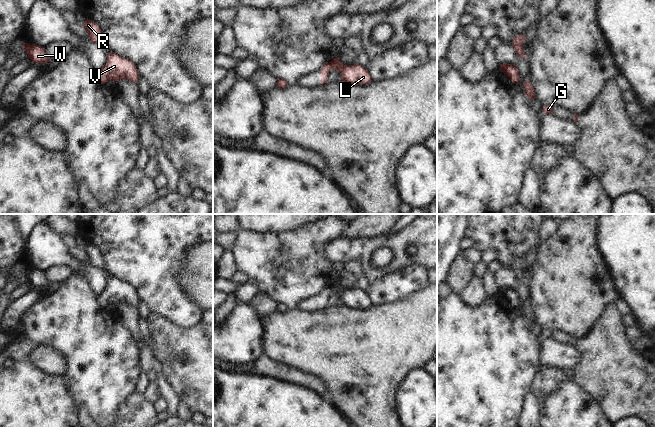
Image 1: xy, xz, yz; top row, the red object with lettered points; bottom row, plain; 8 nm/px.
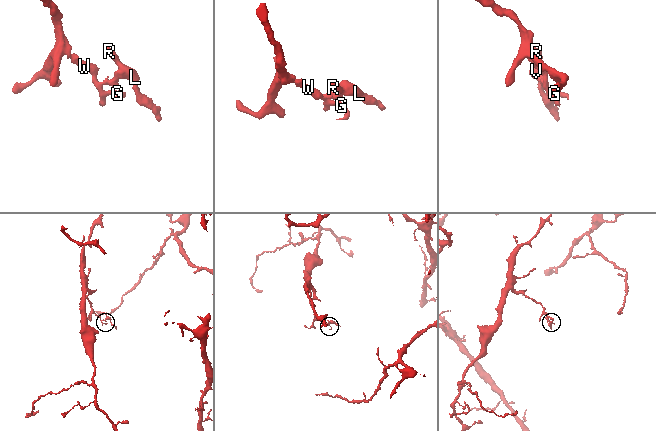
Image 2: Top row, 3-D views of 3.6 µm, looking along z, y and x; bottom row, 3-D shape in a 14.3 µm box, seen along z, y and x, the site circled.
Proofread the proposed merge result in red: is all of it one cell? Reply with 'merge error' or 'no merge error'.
no merge error

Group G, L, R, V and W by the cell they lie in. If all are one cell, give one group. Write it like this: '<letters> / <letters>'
G L R V W

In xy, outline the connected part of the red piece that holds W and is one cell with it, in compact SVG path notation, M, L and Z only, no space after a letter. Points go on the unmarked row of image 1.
M24 267L22 269L24 275L27 277L28 282L30 282L33 287L47 287L50 285L50 282L47 280L44 271L40 271L36 268Z

